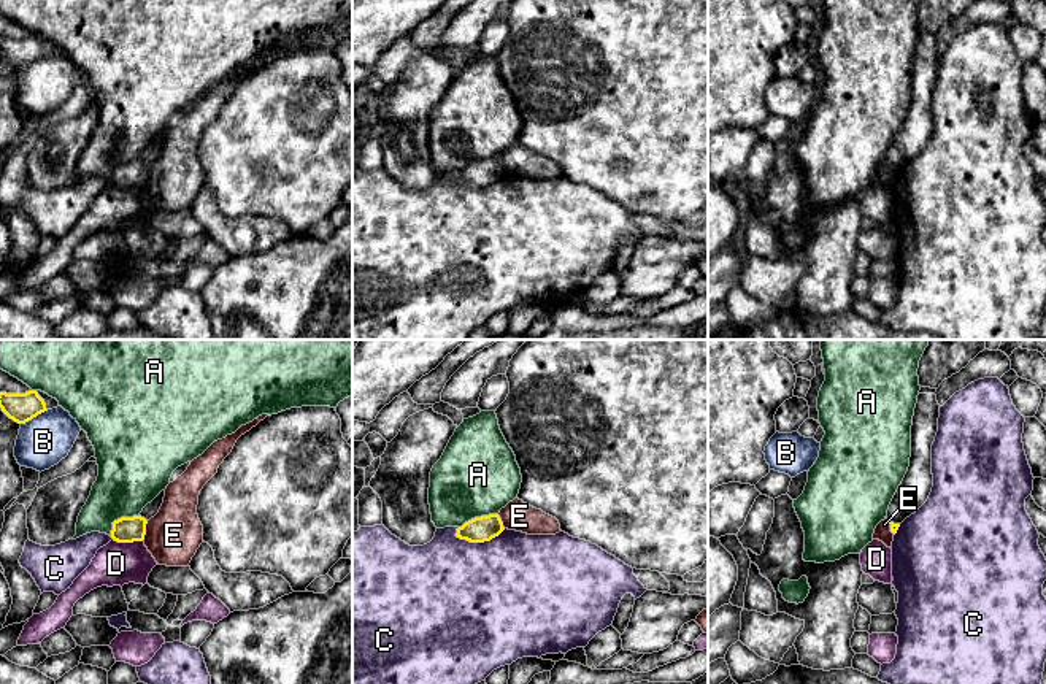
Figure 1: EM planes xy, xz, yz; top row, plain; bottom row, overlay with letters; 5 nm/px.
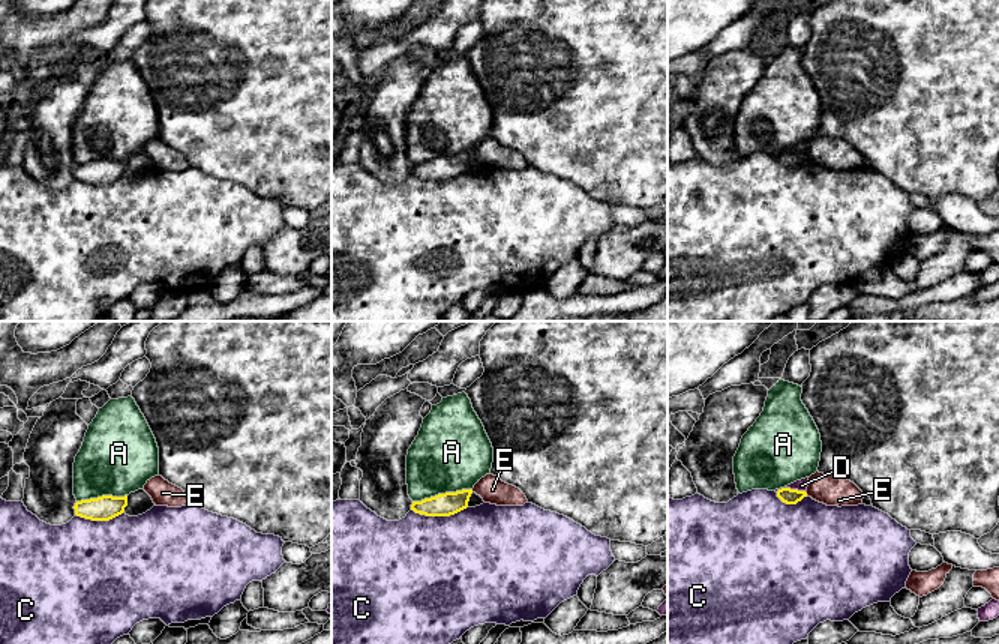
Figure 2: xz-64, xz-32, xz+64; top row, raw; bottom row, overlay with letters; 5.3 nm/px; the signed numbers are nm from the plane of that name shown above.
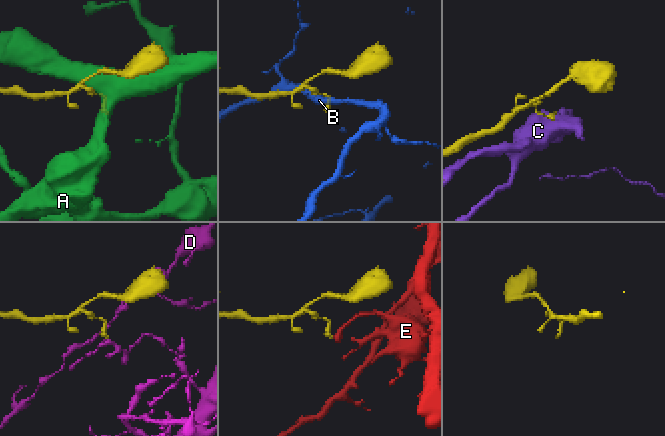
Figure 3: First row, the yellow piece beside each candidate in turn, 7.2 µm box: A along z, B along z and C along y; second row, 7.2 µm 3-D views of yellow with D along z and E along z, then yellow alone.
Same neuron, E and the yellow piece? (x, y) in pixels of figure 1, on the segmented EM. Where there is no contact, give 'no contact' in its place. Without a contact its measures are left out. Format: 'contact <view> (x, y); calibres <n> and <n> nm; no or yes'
contact xy (145, 530); calibres 130 and 280 nm; no

